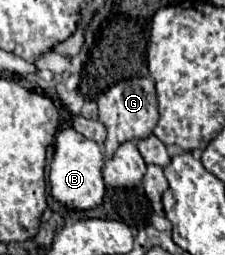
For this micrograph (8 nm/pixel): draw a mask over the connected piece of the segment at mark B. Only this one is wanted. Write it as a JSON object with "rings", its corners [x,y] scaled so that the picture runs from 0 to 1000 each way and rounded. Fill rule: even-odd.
{"rings":[[[267,510],[249,525],[249,588],[240,635],[222,651],[222,737],[231,769],[258,784],[267,808],[302,824],[409,824],[453,800],[462,784],[462,698],[453,698],[462,612],[444,573],[338,510]]]}

